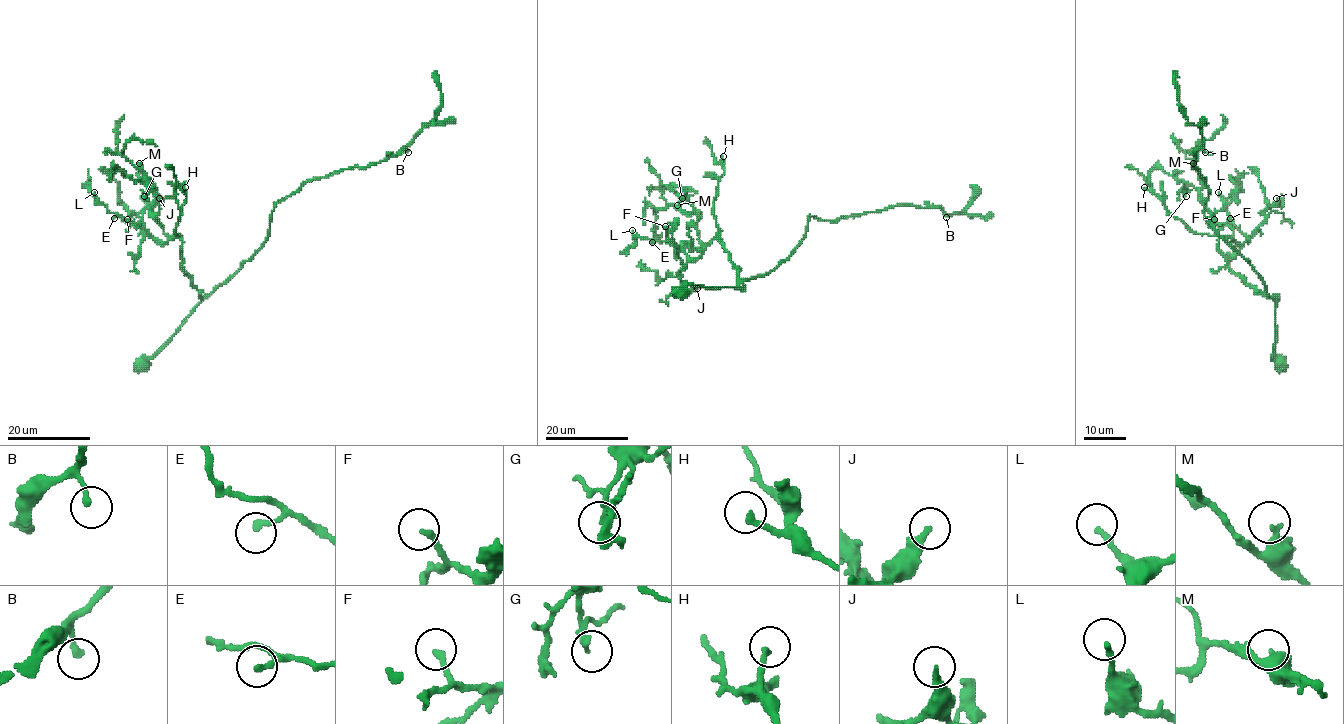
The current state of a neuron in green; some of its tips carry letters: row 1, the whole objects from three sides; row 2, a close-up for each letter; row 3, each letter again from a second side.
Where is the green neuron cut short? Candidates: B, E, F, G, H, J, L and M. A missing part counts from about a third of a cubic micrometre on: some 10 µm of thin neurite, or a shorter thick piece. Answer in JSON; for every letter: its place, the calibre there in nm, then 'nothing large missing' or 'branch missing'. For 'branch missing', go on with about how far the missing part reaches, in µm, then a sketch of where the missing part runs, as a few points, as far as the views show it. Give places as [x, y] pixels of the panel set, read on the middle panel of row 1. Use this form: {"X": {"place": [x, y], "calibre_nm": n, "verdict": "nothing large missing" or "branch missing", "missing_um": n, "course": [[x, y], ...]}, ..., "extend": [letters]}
{"B": {"place": [946, 217], "calibre_nm": 190, "verdict": "nothing large missing"}, "E": {"place": [652, 242], "calibre_nm": 200, "verdict": "nothing large missing"}, "F": {"place": [665, 226], "calibre_nm": 200, "verdict": "nothing large missing"}, "G": {"place": [682, 198], "calibre_nm": 190, "verdict": "nothing large missing"}, "H": {"place": [723, 156], "calibre_nm": 200, "verdict": "nothing large missing"}, "J": {"place": [697, 288], "calibre_nm": 280, "verdict": "nothing large missing"}, "L": {"place": [632, 230], "calibre_nm": 200, "verdict": "nothing large missing"}, "M": {"place": [677, 205], "calibre_nm": 320, "verdict": "nothing large missing"}, "extend": []}

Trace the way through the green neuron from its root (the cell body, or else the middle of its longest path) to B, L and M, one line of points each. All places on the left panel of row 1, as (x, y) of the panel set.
B: (141, 365), (257, 252), (278, 202), (306, 182), (367, 167), (406, 147), (408, 152)
L: (141, 365), (201, 301), (200, 292), (184, 269), (179, 237), (165, 244), (154, 239), (111, 213), (94, 192)
M: (141, 365), (201, 301), (184, 269), (181, 239), (164, 232), (157, 218), (160, 195), (139, 163)

